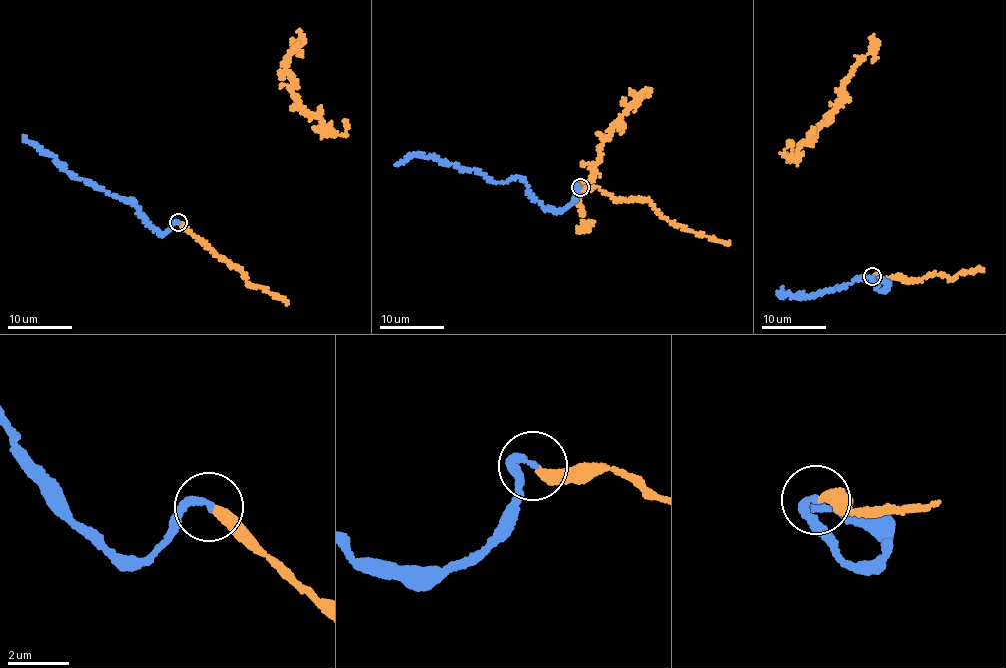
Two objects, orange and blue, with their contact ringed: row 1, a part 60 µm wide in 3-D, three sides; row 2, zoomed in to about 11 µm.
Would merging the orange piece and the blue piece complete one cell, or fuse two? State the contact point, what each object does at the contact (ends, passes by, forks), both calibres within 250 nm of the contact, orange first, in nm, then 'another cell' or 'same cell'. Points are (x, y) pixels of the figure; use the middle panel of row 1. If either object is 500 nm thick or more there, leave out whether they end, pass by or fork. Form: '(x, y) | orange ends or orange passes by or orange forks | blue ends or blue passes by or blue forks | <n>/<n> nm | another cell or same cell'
(580, 187) | orange ends | blue ends | 360/260 nm | same cell

